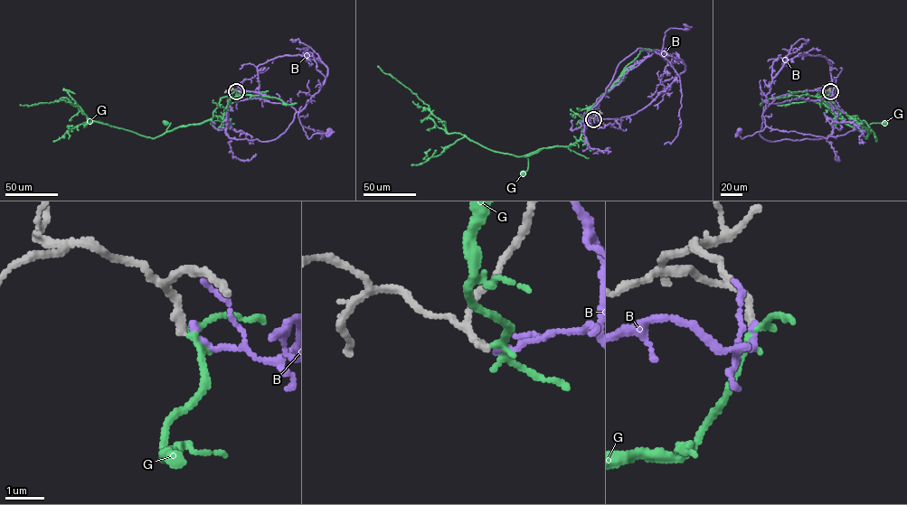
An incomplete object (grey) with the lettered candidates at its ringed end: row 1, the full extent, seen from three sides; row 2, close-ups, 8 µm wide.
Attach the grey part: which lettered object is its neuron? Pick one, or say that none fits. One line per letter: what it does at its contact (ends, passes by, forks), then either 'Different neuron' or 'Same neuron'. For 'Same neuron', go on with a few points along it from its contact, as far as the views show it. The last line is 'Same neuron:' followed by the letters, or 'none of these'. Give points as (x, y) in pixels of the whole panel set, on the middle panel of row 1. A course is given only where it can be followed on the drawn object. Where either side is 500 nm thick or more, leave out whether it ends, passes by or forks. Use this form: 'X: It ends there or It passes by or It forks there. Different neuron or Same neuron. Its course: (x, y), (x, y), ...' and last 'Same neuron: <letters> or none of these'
B: It ends there. Different neuron
G: It passes by. Different neuron
Same neuron: none of these

